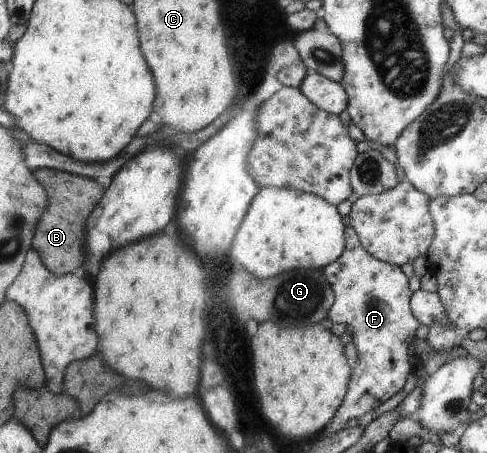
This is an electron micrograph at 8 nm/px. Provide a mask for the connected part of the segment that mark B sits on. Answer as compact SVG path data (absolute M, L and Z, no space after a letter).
M49 168L37 169L36 179L44 186L48 195L47 211L39 218L35 235L32 239L32 249L41 258L42 264L53 274L65 275L83 265L85 258L85 222L89 214L101 201L104 191L95 179L73 175L67 172Z

